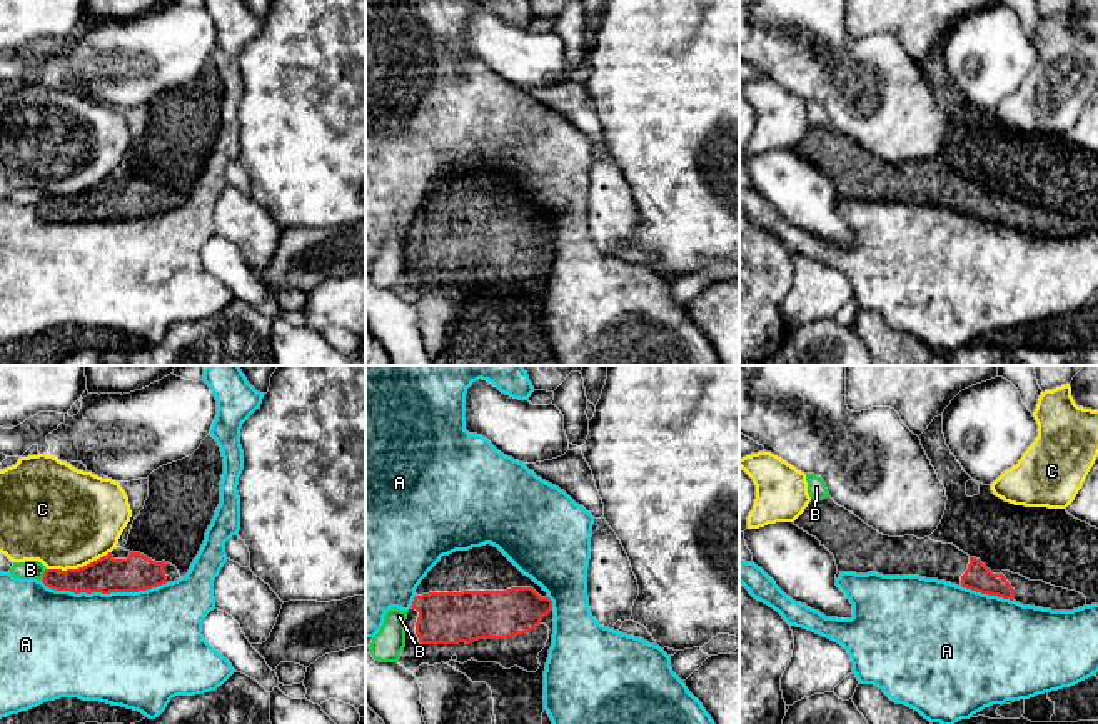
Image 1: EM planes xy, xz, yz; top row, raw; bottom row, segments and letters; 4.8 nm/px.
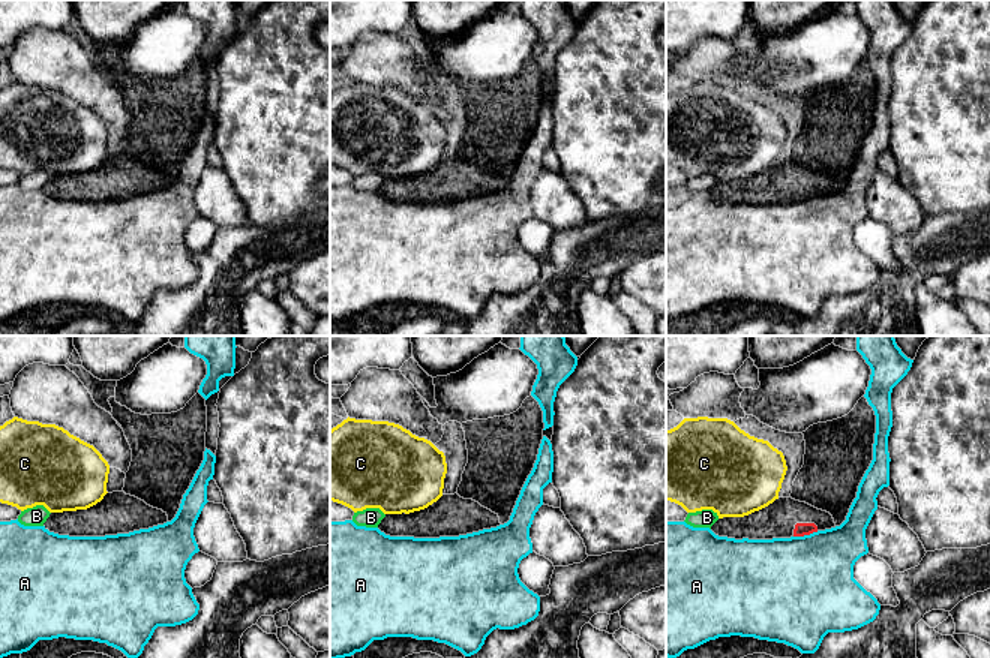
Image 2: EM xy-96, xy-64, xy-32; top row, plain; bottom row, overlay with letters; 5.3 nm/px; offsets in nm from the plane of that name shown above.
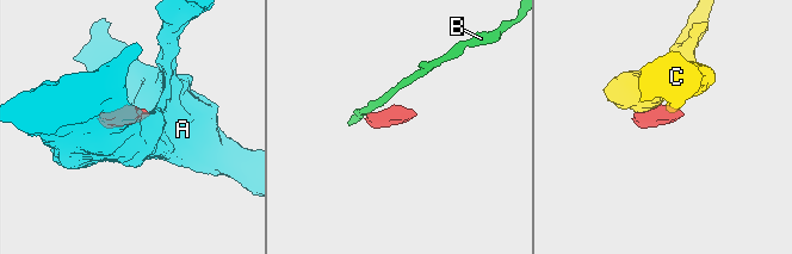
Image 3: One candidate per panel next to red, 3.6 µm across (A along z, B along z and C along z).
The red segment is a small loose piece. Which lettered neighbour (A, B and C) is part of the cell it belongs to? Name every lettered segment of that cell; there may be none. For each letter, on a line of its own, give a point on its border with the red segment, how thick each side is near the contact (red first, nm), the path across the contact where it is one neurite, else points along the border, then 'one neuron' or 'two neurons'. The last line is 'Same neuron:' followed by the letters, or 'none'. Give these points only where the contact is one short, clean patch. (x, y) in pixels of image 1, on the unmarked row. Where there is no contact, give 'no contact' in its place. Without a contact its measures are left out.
A: meets red in xy at (104, 219); 180 nm thick on the red side, 500 nm on the other; two neurons
B: meets red in xy at (44, 201); 140 nm thick on the red side, 100 nm on the other; border along xy (47, 196), (40, 206); two neurons
C: meets red in xy at (79, 194); 170 nm thick on the red side, 480 nm on the other; border along xy (110, 177), (77, 194), (47, 196); two neurons
Same neuron: none

